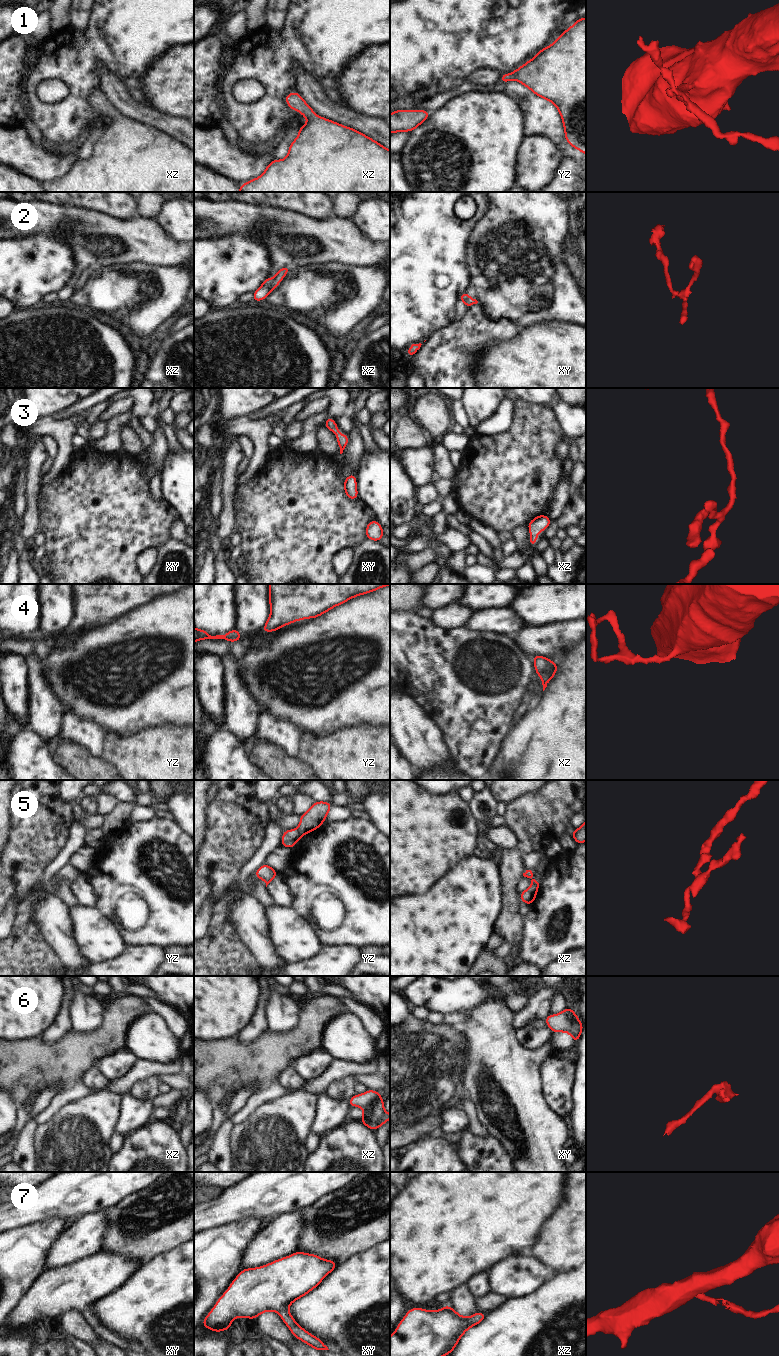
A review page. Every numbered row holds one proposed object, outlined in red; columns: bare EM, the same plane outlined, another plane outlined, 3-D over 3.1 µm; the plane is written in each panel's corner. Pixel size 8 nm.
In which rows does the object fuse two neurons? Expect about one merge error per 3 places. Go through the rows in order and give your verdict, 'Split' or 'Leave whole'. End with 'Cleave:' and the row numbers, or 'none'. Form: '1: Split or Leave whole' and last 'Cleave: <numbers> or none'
1: Leave whole
2: Split
3: Leave whole
4: Leave whole
5: Split
6: Leave whole
7: Leave whole
Cleave: 2, 5

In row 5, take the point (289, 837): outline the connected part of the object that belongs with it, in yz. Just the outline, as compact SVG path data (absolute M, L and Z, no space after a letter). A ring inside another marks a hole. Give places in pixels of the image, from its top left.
M298 828L293 830L286 830L282 834L282 843L281 846L287 848L293 848L296 842L302 837Z

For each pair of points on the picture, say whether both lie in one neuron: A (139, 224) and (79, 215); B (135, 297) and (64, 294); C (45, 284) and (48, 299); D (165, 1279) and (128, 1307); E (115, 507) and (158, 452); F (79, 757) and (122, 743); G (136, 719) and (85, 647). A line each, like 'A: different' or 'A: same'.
A: same
B: different
C: different
D: same
E: different
F: different
G: same

